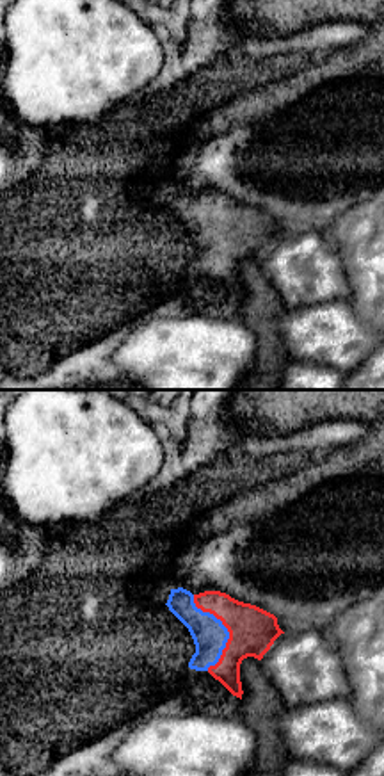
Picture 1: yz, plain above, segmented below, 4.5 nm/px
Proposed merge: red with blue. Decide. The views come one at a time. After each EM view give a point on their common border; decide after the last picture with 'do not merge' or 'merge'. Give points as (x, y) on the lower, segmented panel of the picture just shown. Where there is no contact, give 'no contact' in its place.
(226, 627)

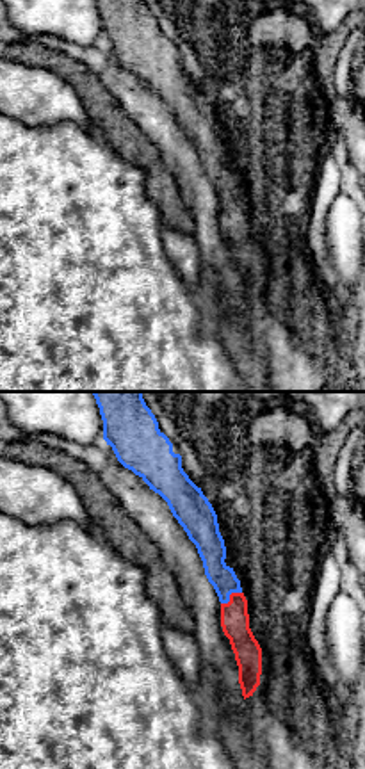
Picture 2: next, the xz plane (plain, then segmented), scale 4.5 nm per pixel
(230, 597)

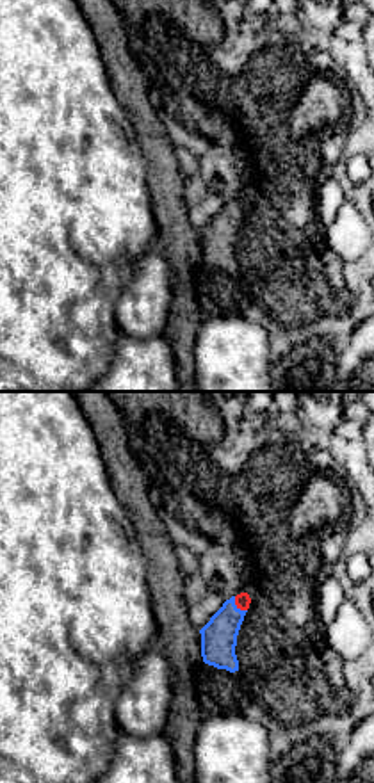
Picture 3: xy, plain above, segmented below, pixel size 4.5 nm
(237, 605)

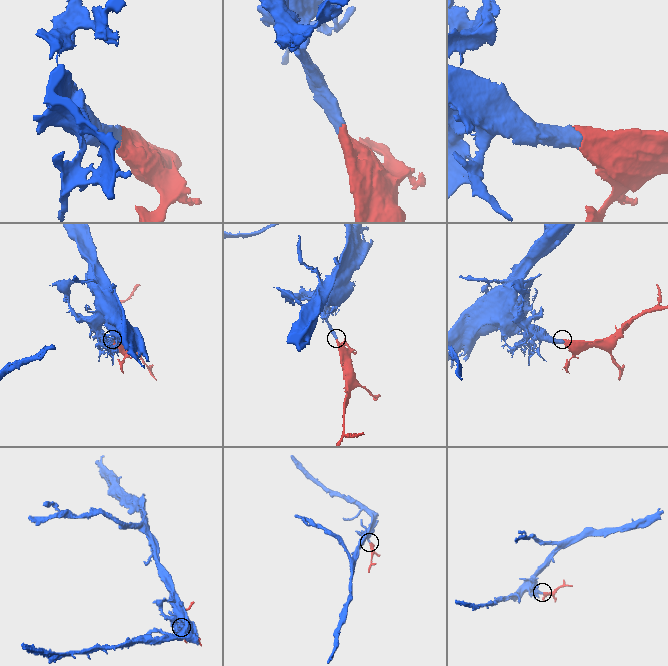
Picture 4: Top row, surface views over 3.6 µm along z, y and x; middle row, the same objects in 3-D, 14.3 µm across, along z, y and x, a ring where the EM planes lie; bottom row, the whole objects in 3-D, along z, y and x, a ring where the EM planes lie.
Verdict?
merge

